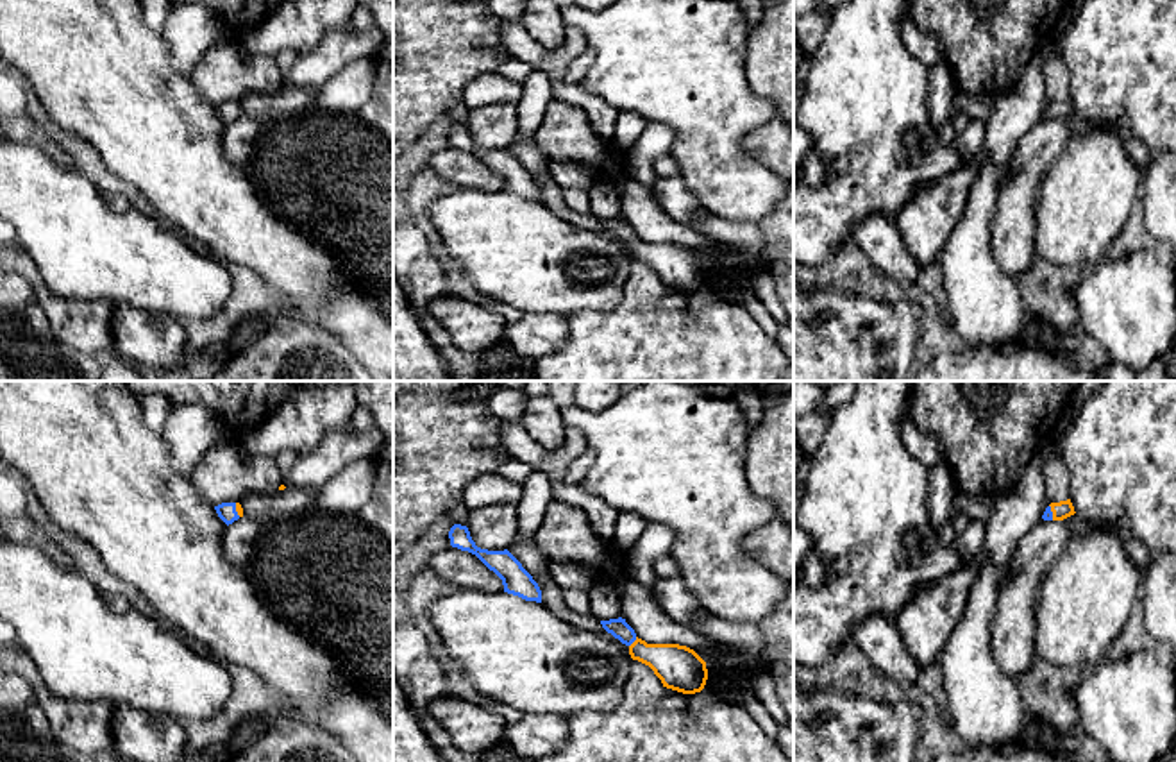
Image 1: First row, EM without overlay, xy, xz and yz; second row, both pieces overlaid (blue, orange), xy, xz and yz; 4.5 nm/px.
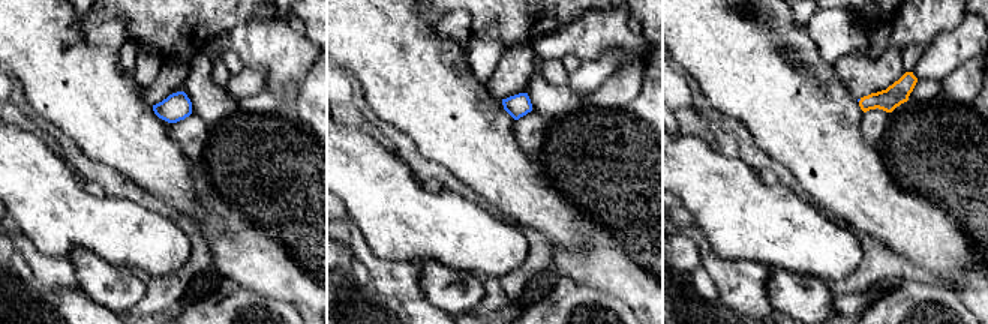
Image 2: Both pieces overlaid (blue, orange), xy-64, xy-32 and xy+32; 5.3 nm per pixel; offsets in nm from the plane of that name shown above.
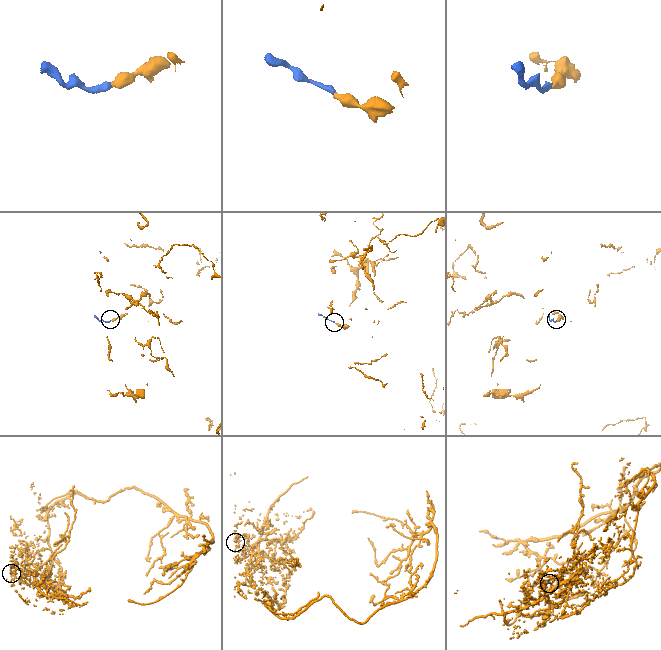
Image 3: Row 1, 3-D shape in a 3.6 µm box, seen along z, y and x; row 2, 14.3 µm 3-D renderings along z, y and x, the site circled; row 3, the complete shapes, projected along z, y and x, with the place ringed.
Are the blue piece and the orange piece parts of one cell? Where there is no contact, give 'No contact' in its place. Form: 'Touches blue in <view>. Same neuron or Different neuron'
Touches blue in xz. Same neuron

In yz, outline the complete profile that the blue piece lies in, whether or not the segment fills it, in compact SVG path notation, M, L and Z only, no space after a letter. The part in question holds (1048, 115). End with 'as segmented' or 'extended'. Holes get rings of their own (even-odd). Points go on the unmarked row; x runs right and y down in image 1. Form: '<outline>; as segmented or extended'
M1067 98L1067 100L1060 100L1060 102L1051 102L1046 107L1042 118L1044 120L1063 120L1074 113L1076 113L1074 106L1072 106L1071 98Z; extended

